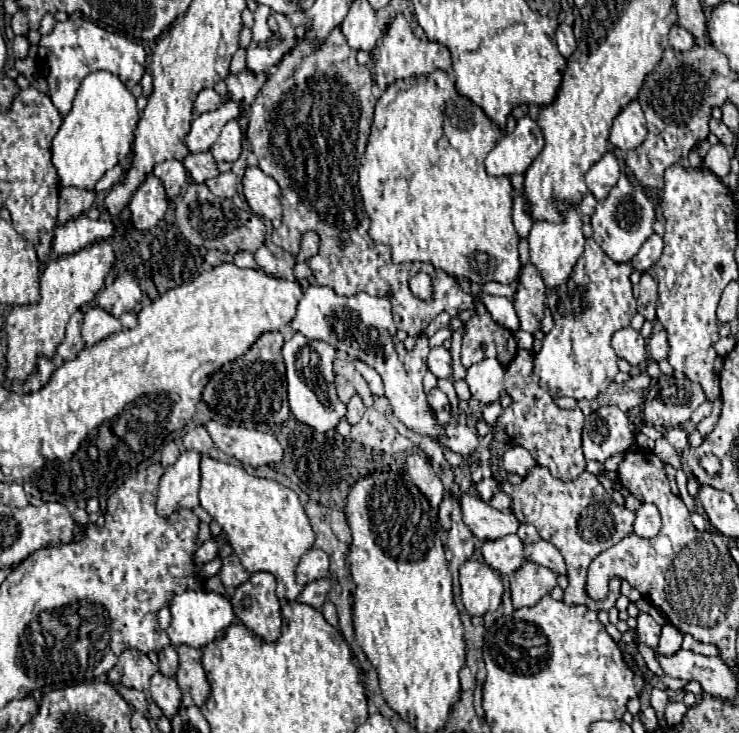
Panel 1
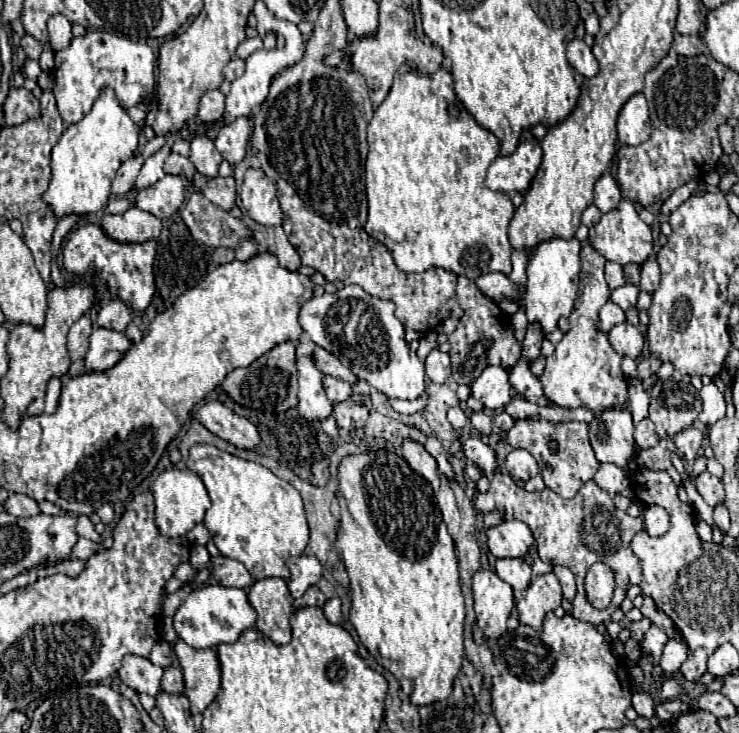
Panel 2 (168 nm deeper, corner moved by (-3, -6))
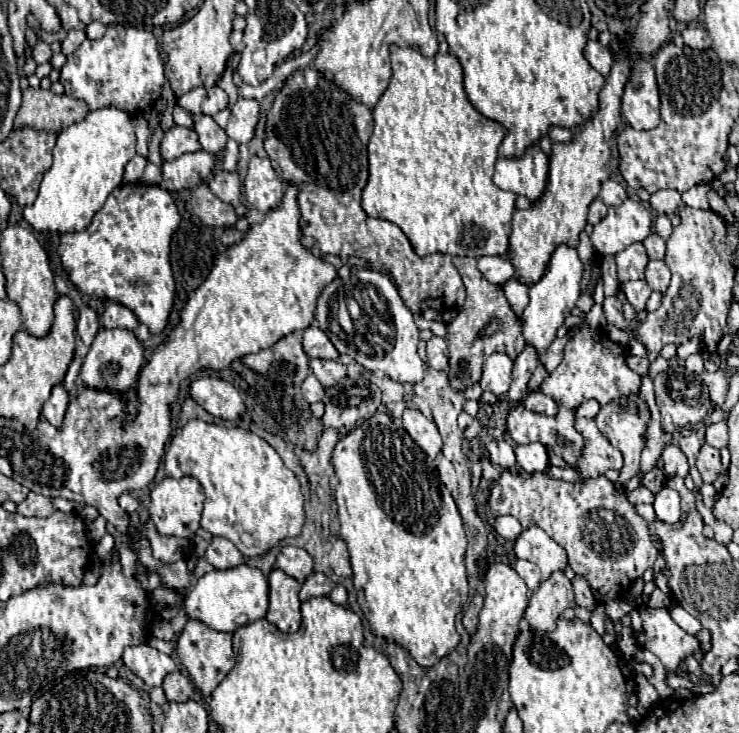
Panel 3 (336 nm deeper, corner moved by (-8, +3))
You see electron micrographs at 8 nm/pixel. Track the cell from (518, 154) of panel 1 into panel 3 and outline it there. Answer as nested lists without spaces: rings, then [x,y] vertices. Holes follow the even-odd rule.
[[[533,145],[523,157],[499,157],[493,183],[503,191],[527,197],[531,203],[539,201],[547,185],[547,155],[539,149],[539,145]]]

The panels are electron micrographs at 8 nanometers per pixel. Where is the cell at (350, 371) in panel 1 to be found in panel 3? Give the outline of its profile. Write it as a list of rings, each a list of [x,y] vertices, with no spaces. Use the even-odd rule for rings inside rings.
[[[311,325],[303,331],[303,349],[309,357],[319,357],[319,359],[337,359],[339,357],[333,343],[315,325]]]

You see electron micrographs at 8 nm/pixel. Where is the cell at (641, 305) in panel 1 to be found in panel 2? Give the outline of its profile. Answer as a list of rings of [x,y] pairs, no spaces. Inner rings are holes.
[[[652,254],[644,264],[642,264],[642,274],[640,274],[640,284],[638,288],[642,292],[654,294],[654,290],[658,290],[658,282],[660,282],[660,268],[656,262],[656,256]]]

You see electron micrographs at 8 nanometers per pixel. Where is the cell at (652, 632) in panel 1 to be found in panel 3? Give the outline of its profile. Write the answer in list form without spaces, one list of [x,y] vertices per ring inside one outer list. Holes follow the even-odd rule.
[[[635,607],[631,611],[631,629],[633,629],[633,635],[637,639],[637,645],[641,649],[649,649],[653,655],[657,655],[663,663],[663,667],[667,671],[675,671],[679,667],[679,663],[693,655],[697,649],[703,649],[703,651],[709,651],[711,647],[711,633],[707,629],[701,629],[697,635],[689,635],[685,633],[669,615],[669,611],[665,607],[659,607],[659,609],[653,609],[653,607]]]

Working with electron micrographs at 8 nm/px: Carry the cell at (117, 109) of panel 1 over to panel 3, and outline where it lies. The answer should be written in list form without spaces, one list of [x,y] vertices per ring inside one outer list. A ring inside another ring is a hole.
[[[103,107],[91,111],[81,123],[73,123],[71,127],[59,133],[57,143],[53,147],[53,165],[43,175],[35,203],[23,209],[23,219],[35,231],[47,231],[47,233],[73,233],[87,229],[87,225],[91,225],[93,215],[105,205],[109,193],[121,185],[123,169],[133,157],[135,157],[135,125],[131,115],[115,107]]]

